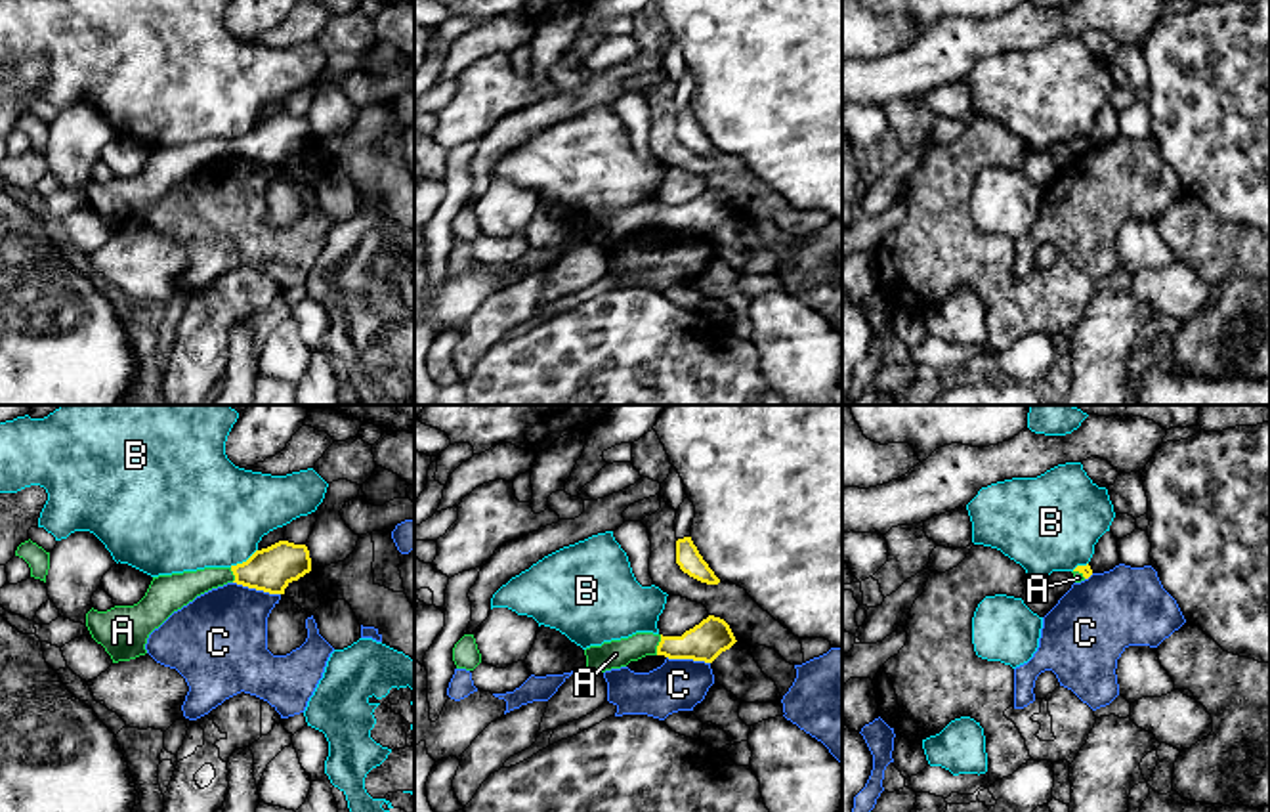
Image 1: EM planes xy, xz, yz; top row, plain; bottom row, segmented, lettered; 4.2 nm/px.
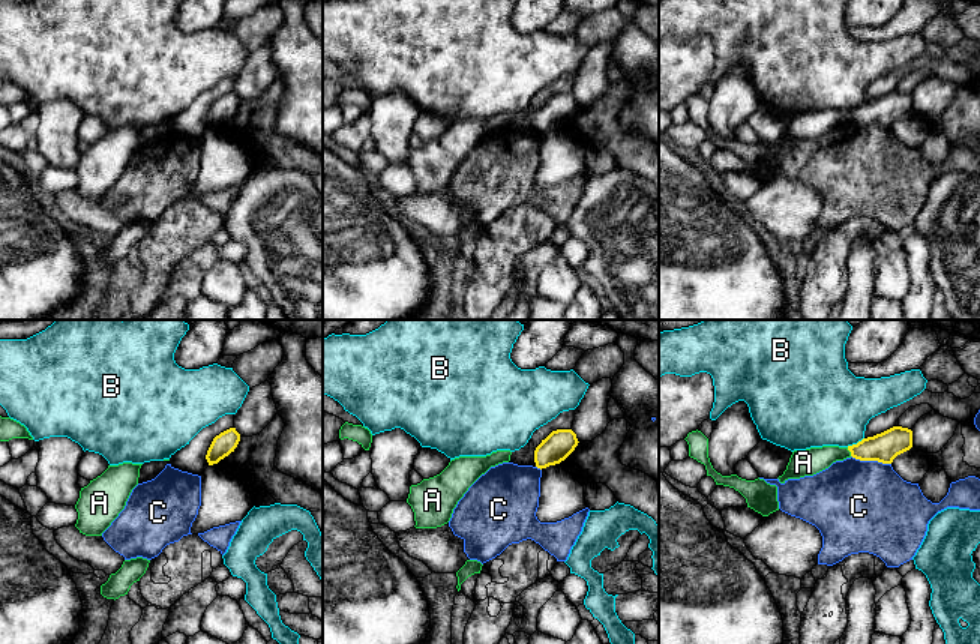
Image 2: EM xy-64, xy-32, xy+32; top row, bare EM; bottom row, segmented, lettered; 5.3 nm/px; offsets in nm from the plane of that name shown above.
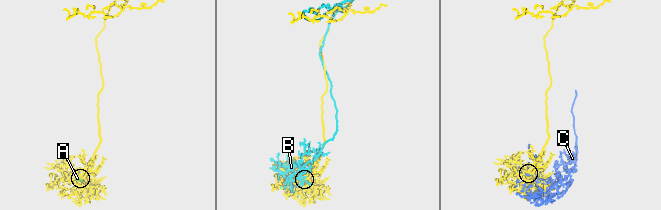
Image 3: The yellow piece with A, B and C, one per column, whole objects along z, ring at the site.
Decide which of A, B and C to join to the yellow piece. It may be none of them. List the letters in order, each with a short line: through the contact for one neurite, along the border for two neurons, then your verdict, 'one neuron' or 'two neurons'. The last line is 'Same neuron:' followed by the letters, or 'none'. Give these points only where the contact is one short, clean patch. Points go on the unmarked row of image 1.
A: line xz (703, 214), (659, 216), (638, 216), (615, 226); one neuron
B: two neurons
C: two neurons
Same neuron: A

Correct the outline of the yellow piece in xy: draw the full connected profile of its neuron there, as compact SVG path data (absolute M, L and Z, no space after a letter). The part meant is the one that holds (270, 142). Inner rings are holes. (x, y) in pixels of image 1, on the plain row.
M279 113L231 139L204 139L153 149L138 176L115 178L107 183L92 180L86 185L86 199L92 210L111 227L113 235L130 233L145 227L149 206L197 168L227 155L269 166L285 166L292 153L309 143L311 130L307 118Z

